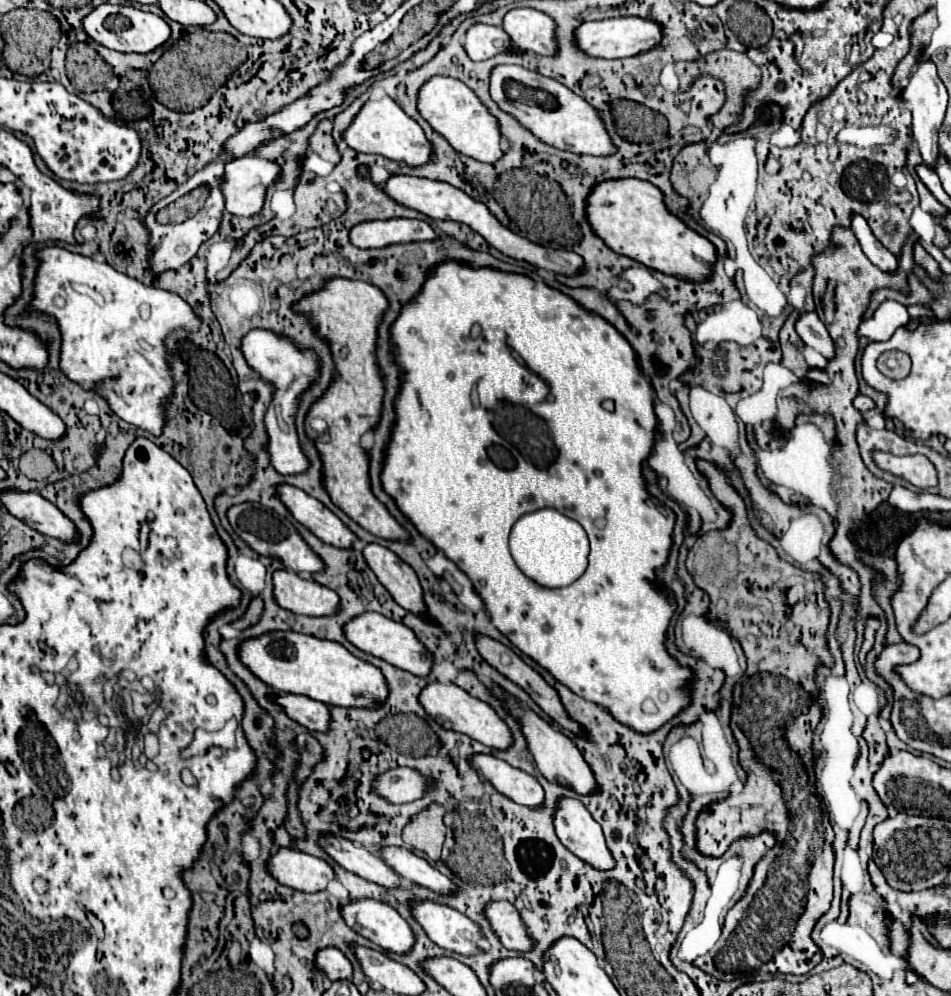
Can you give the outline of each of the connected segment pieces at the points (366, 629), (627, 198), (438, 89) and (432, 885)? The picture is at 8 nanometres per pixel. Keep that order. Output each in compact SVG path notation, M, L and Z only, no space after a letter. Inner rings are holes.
M365 612L357 618L353 618L347 626L345 626L345 636L351 644L355 644L359 650L371 654L371 656L377 656L401 670L407 670L415 676L427 676L431 672L431 666L433 666L433 654L415 638L413 630L391 620L391 618L385 618L377 612Z
M637 178L605 180L597 184L587 200L587 216L609 248L629 256L651 270L671 274L685 282L705 282L717 260L717 248L705 236L691 230L683 220L669 212L663 192L651 182Z
M435 76L419 90L419 104L421 116L461 154L471 156L479 162L497 162L503 150L503 134L499 130L499 122L495 116L483 106L483 102L475 96L471 88L455 78Z
M389 846L389 848L381 848L379 856L395 870L399 872L403 878L425 886L429 890L433 890L435 894L441 896L449 896L457 892L457 884L443 876L437 868L433 868L431 864L427 864L427 860L415 856L411 850L407 848L397 848L397 846Z

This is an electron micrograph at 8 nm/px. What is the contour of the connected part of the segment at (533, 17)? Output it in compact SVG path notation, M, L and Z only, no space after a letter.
M515 8L503 20L503 30L511 36L515 48L541 56L555 56L559 52L555 28L557 24L551 16L533 8Z

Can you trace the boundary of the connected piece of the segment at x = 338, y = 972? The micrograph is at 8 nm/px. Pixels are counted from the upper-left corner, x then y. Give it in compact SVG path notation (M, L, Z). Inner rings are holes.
M325 948L317 954L315 964L329 980L343 980L353 976L353 964L351 960L337 948Z

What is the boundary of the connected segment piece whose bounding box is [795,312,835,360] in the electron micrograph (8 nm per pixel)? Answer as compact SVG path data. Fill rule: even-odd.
M815 312L801 314L801 318L795 324L795 330L797 330L799 338L807 346L817 350L825 360L835 358L835 342L831 342L831 336L829 336L825 324L819 320L819 316Z

